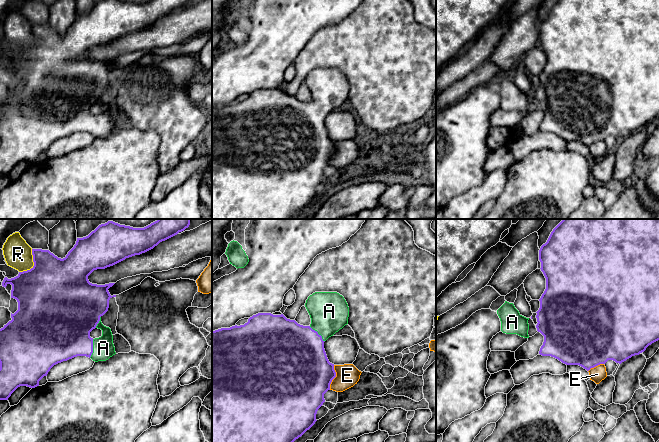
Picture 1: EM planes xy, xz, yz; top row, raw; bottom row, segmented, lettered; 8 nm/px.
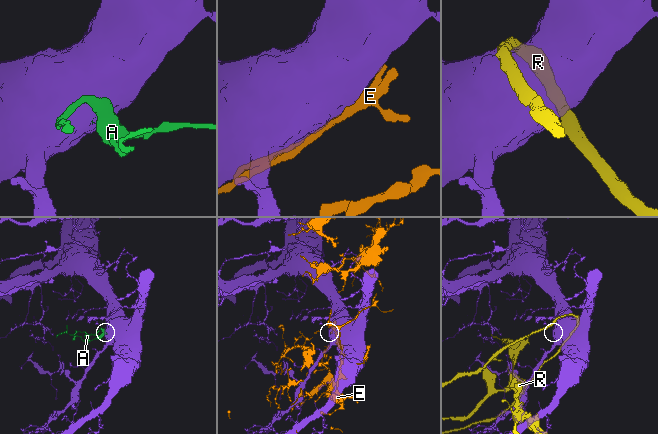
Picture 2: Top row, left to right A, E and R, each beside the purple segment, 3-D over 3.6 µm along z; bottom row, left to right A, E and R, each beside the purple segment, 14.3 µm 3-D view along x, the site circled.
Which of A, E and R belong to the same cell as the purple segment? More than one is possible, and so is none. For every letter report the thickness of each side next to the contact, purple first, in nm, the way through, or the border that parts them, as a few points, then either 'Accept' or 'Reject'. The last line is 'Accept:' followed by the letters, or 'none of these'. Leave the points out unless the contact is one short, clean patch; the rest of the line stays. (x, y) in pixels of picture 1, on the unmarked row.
A: Thickness 480 nm (purple) against 320 nm. Path across: xz (294, 130), (317, 109), (324, 100), (329, 87). Accept
E: Thickness 440 nm (purple) against 190 nm. Reject
R: Thickness 480 nm (purple) against 220 nm. Reject
Accept: A

